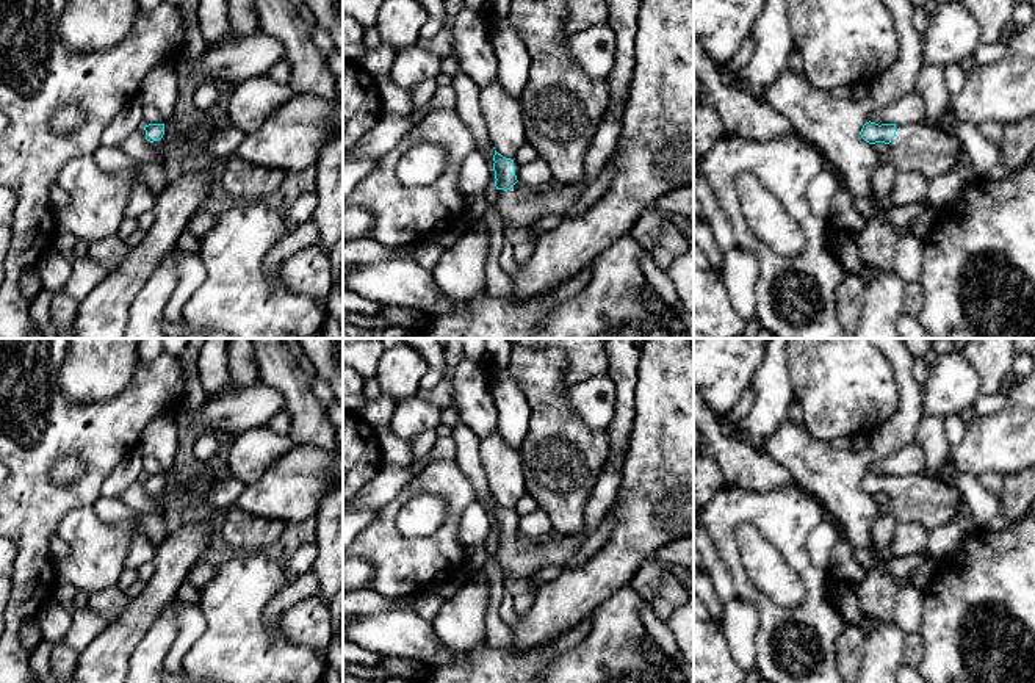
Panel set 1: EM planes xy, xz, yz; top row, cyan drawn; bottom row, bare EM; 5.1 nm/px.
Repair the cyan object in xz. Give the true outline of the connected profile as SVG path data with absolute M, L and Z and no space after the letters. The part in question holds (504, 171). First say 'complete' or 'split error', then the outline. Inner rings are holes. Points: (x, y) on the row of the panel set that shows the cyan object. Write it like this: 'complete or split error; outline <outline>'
split error; outline M626 100L606 114L587 152L582 179L573 185L561 185L553 190L529 188L517 180L514 160L495 150L496 180L485 213L468 226L453 248L442 254L431 271L437 287L454 301L470 301L484 293L490 251L487 219L492 213L503 221L504 230L531 227L548 215L572 215L586 186L614 155L625 110Z

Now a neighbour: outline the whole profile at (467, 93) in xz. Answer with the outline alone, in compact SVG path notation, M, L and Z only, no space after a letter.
M460 72L453 78L451 91L457 99L454 110L471 130L476 149L481 150L493 166L495 149L489 138L487 122L479 107L481 88L470 77Z

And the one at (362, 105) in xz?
M343 61L343 155L382 119L380 88L359 61Z

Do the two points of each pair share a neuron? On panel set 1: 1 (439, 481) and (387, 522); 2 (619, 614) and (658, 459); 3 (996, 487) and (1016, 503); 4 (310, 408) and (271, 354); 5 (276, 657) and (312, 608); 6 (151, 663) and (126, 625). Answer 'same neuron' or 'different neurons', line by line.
1: same neuron
2: different neurons
3: different neurons
4: same neuron
5: different neurons
6: different neurons

